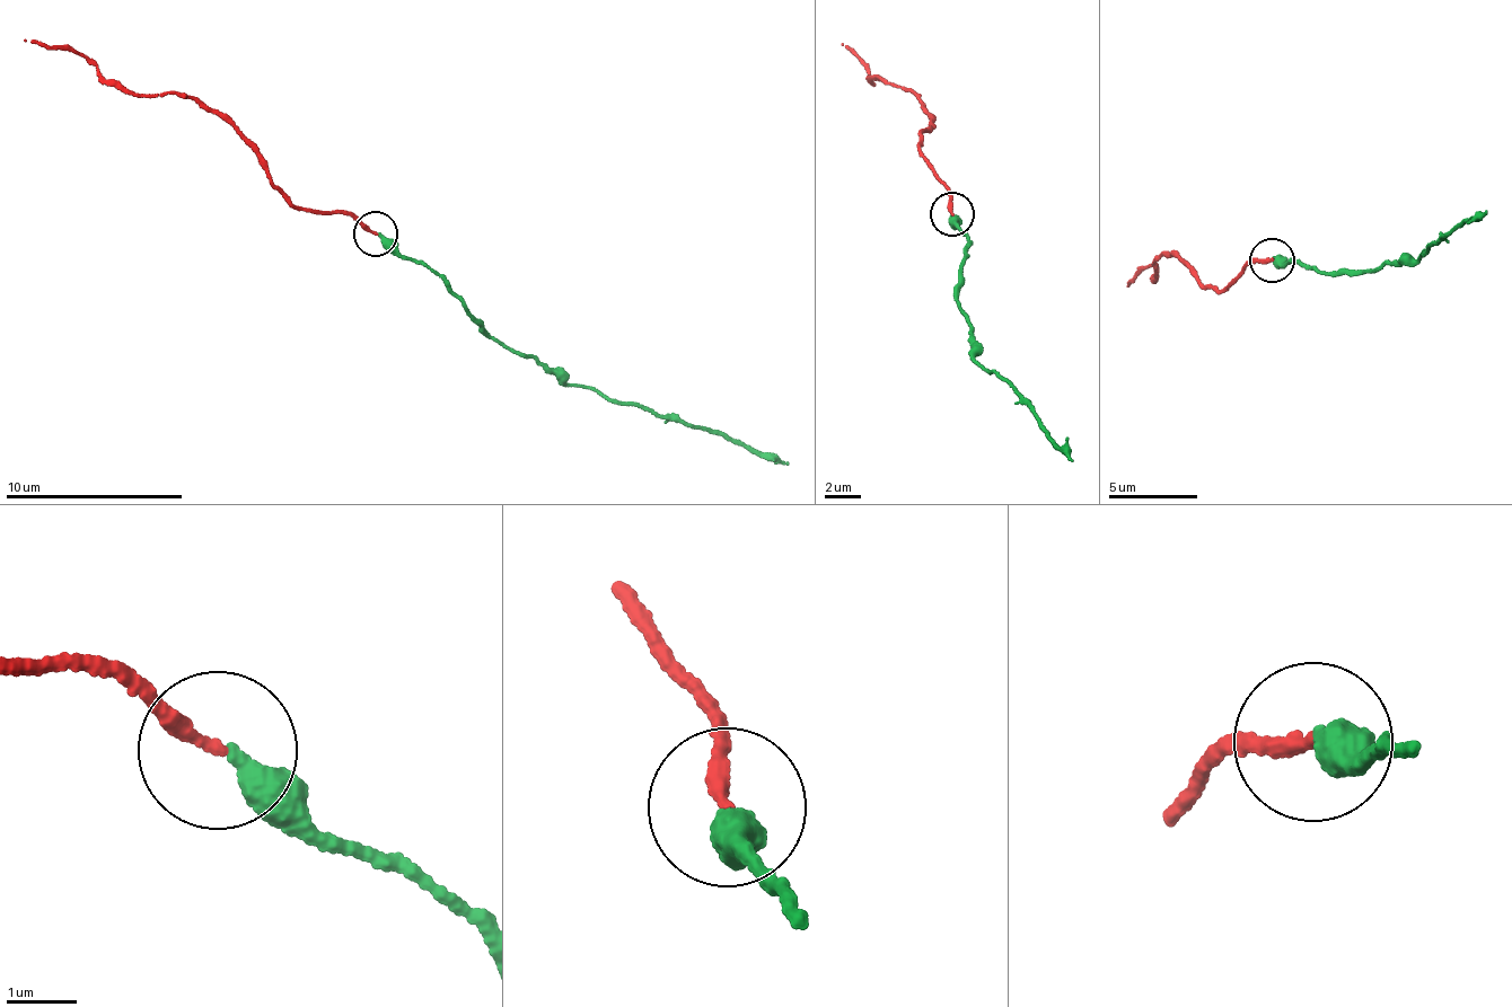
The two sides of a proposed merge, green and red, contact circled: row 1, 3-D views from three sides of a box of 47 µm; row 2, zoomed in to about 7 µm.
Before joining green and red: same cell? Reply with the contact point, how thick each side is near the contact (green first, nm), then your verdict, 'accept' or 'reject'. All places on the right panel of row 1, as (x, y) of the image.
at (1272, 259); 400 nm thick on the green side, 200 nm on the other; accept

